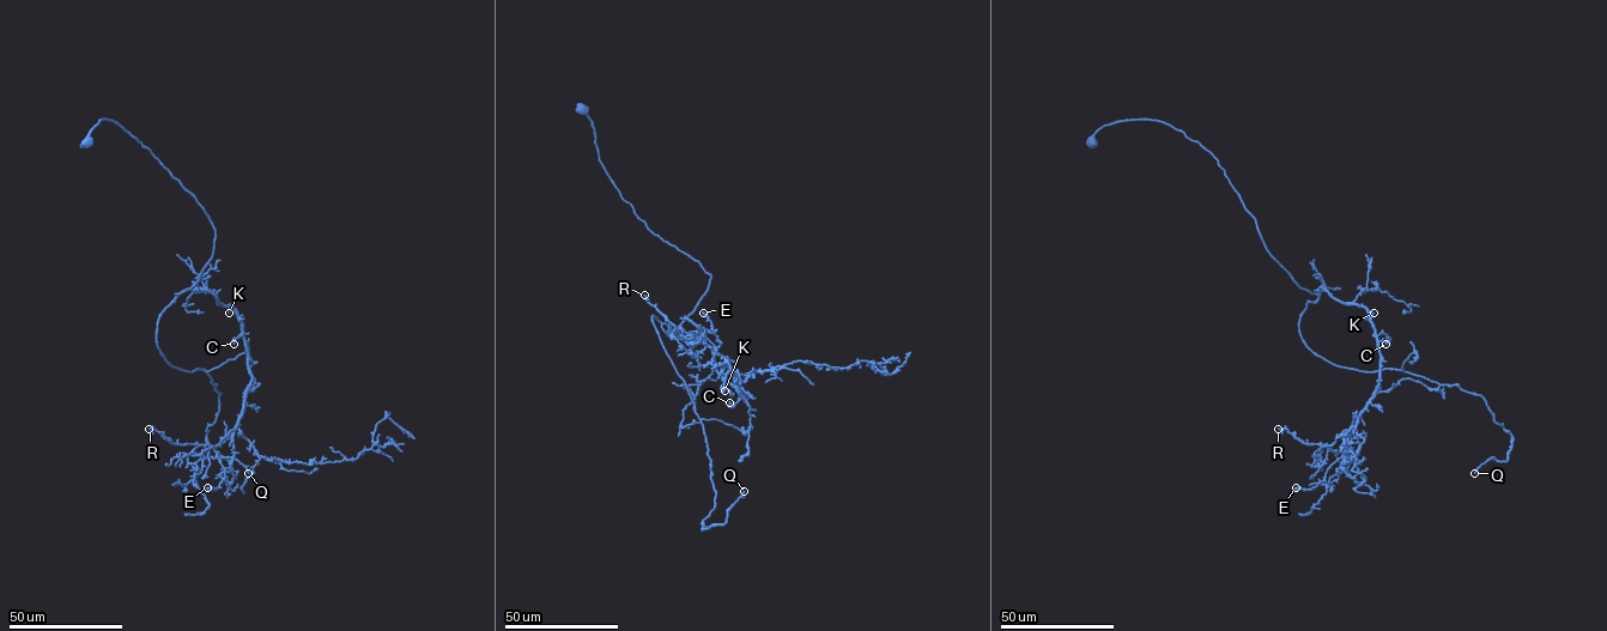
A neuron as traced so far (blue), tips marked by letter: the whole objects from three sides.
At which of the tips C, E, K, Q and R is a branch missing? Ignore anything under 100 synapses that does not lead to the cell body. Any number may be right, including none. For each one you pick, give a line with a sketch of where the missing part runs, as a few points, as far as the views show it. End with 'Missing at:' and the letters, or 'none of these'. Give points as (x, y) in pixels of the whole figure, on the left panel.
Missing at: none of these

